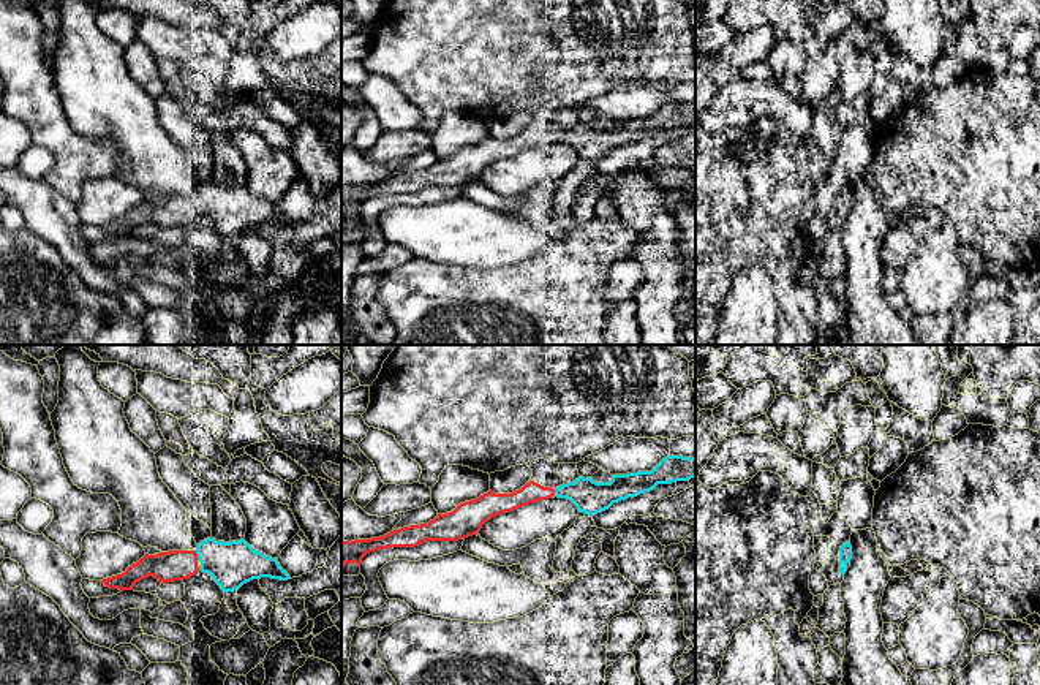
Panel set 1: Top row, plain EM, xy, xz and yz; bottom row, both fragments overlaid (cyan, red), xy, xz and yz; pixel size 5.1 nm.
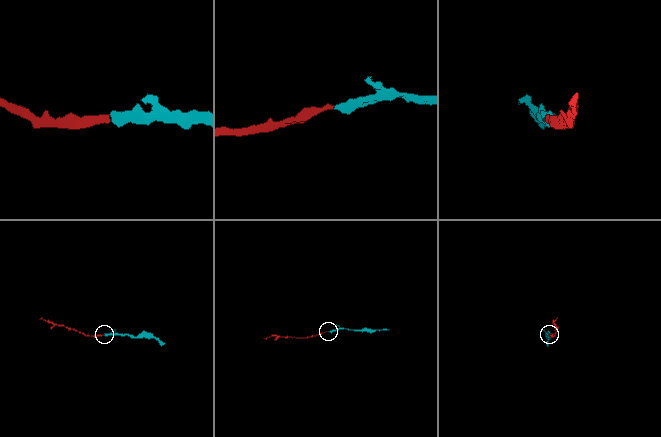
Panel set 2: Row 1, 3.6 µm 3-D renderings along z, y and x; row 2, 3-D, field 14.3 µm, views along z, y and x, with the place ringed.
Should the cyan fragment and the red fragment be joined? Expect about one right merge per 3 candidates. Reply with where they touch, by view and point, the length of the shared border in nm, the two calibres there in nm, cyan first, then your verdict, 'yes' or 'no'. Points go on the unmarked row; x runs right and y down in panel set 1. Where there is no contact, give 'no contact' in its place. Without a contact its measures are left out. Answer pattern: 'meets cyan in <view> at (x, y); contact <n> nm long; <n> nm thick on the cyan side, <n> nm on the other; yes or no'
meets cyan in xy at (198, 201); contact 50 nm long; 240 nm thick on the cyan side, 160 nm on the other; yes

